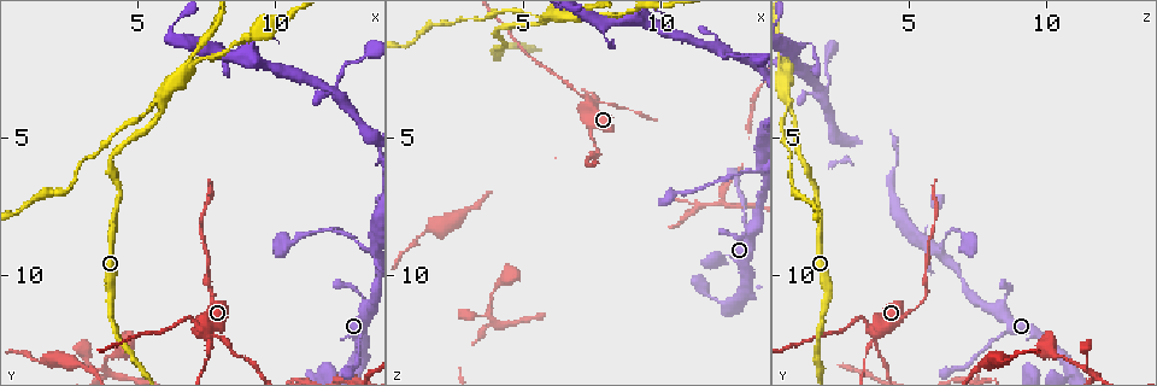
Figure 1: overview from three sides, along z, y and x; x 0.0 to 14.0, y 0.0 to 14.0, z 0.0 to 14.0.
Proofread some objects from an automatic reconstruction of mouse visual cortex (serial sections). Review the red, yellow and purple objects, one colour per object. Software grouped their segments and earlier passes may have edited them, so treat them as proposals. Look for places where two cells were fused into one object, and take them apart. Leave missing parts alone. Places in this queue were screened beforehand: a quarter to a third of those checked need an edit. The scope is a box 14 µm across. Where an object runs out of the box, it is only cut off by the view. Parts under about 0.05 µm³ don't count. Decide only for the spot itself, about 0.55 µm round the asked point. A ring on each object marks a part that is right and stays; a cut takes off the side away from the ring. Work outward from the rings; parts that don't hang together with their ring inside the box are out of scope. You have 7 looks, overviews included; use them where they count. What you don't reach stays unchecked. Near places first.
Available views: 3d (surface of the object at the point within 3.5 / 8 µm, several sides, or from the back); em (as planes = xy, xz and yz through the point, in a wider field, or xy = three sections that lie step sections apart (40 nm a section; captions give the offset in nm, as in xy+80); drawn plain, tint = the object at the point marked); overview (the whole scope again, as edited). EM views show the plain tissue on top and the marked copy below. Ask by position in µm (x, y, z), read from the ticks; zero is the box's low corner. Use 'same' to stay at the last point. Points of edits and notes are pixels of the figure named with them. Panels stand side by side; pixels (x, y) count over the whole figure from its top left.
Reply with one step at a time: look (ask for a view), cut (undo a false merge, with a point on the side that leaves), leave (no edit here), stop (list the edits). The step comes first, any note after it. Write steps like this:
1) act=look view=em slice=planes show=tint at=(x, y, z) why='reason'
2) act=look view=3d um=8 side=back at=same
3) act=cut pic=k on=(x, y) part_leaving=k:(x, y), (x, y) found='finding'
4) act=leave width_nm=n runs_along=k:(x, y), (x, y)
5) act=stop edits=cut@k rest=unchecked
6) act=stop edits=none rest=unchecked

act=look view=3d um=8 at=(7.3, 11.9, 3.7) why='thick turns thin'

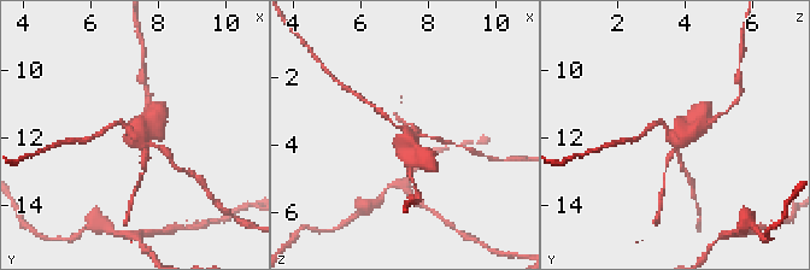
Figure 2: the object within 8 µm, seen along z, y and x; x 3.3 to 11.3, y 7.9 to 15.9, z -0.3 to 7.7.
act=look view=3d um=3.5 at=(7.3, 11.9, 3.6)

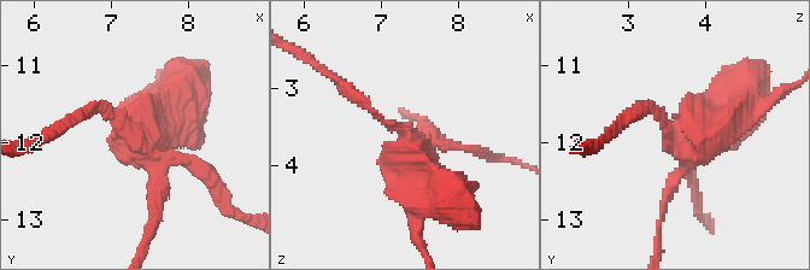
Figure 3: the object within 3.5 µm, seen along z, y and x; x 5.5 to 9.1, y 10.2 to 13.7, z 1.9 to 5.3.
act=look view=em slice=planes show=tint at=(7.35, 11.95, 3.60) arms=4 arm_widths_nm=100,150,150,450 why='shape alone is not enough'

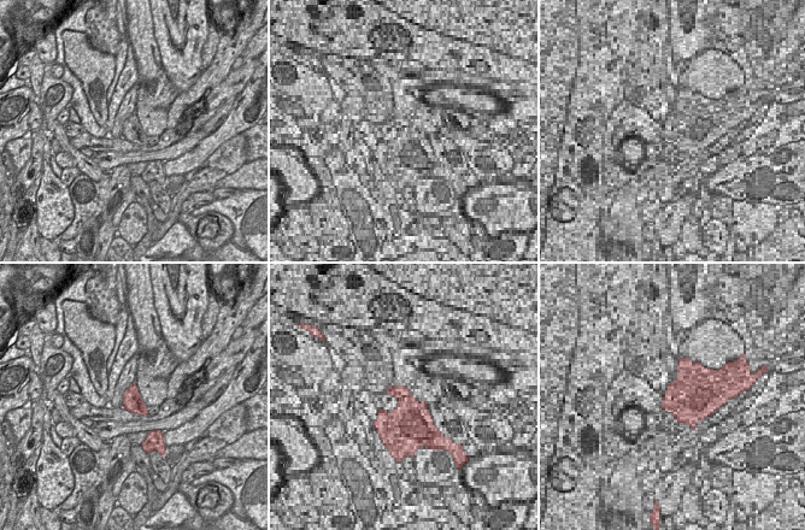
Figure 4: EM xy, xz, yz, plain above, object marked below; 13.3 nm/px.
act=cut pic=3 on=(480, 152) part_leaving=3:(144, 136), (103, 107), (62, 125) found='a second cell is stuck on'

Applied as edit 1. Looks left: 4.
act=look view=overview why='redraw'

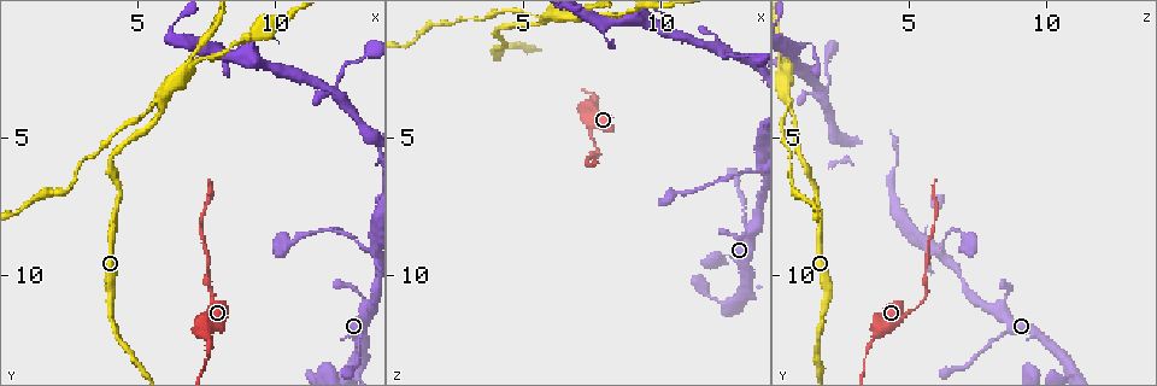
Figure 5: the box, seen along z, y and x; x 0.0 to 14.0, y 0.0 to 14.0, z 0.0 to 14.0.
act=look view=3d um=3.5 at=(13.0, 12.2, 8.0) why='thin neck'

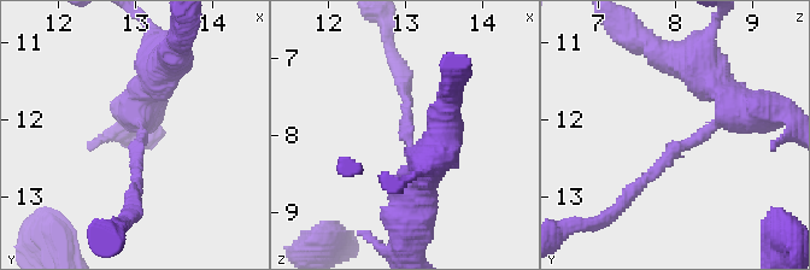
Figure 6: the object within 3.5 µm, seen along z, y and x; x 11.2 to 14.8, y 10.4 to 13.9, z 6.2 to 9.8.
act=look view=em slice=xy step=3 show=tint at=(13.10, 12.35, 8.10) why='need the tissue'

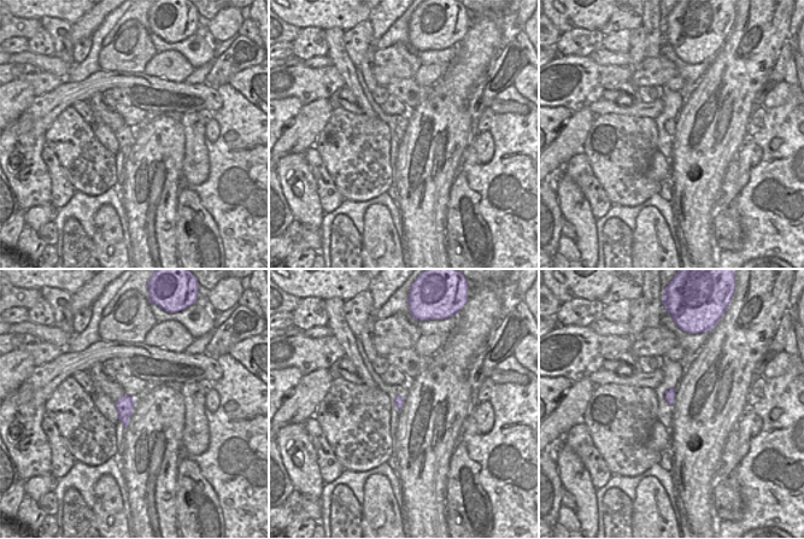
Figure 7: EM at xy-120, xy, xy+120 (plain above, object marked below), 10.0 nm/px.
act=leave runs_along=6:(750, 106), (679, 144), (623, 199) found='one cell here'

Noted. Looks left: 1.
act=stop edits=cut@3 rest=unchecked

